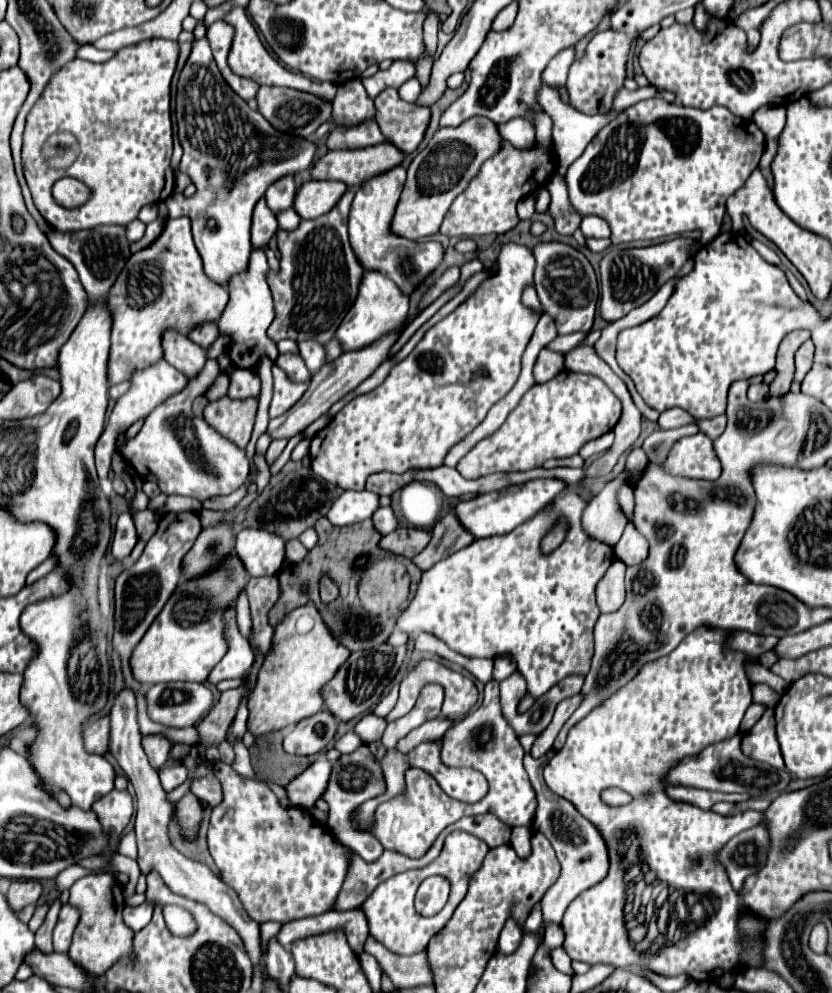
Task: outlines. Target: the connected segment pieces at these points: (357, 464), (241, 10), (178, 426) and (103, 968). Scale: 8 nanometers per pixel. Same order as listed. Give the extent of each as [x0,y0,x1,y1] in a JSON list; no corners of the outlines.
[[310,243,538,491],[224,7,336,101],[116,359,250,501],[68,873,134,977]]

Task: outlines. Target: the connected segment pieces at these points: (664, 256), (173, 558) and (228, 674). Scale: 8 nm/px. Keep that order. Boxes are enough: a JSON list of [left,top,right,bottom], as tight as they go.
[[600,239,692,323],[112,511,202,745],[208,605,254,685]]

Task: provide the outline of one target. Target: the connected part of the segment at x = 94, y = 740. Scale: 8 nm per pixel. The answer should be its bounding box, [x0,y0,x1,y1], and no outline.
[84,717,110,755]

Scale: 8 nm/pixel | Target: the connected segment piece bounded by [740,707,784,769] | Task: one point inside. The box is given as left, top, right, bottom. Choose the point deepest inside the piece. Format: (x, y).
(759, 743)

